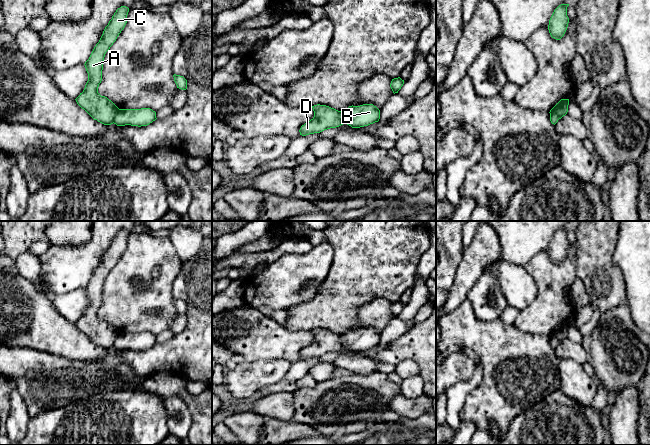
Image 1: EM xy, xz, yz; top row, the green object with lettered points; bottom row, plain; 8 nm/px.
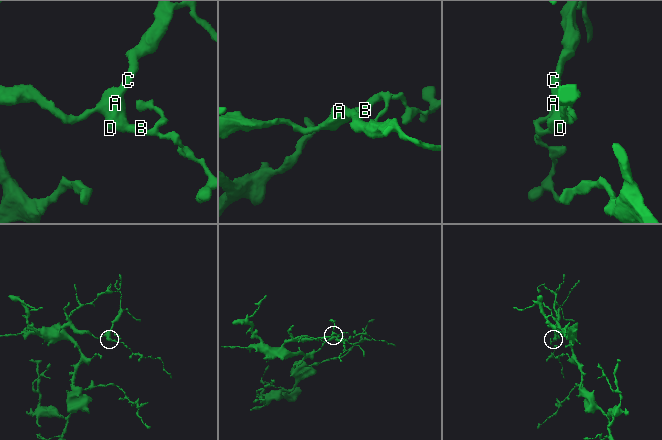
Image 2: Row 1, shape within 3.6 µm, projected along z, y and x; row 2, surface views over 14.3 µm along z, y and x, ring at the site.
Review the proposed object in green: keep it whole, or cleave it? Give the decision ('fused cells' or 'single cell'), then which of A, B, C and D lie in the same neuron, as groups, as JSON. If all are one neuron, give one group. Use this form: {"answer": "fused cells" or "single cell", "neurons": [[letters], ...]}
{"answer": "fused cells", "neurons": [["A", "C", "D"], ["B"]]}

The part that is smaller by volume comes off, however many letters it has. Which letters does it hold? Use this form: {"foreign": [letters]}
{"foreign": ["B"]}

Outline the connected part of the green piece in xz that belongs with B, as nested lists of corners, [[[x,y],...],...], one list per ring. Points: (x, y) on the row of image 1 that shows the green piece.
[[[373,104],[352,105],[340,111],[340,118],[352,128],[360,128],[378,122],[380,110]]]

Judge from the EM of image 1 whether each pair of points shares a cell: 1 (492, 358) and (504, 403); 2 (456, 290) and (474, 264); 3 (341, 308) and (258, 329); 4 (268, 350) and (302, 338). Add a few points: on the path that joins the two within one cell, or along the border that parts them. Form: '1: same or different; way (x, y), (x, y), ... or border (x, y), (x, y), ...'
1: same; way (503, 368), (503, 392)
2: same; way (462, 284), (469, 270)
3: different; border (283, 326), (290, 330), (306, 331)
4: same; way (276, 343), (291, 343), (294, 341)

